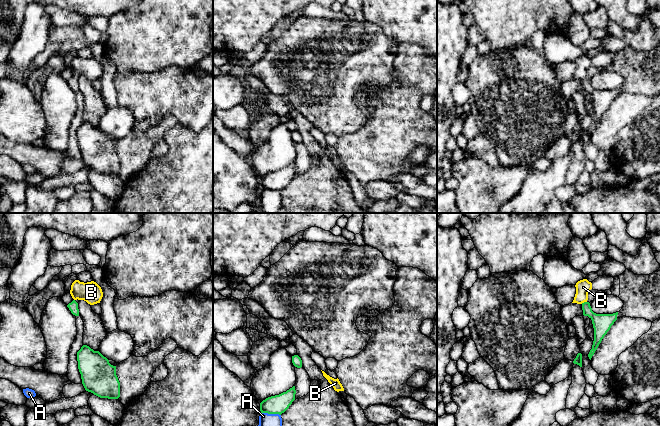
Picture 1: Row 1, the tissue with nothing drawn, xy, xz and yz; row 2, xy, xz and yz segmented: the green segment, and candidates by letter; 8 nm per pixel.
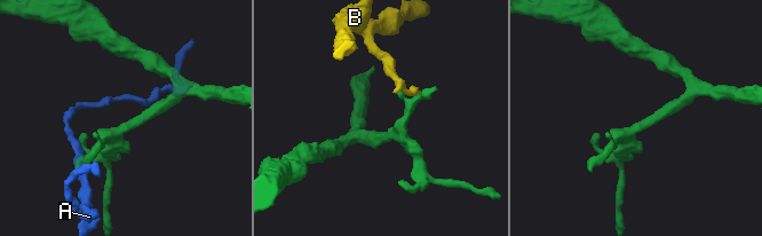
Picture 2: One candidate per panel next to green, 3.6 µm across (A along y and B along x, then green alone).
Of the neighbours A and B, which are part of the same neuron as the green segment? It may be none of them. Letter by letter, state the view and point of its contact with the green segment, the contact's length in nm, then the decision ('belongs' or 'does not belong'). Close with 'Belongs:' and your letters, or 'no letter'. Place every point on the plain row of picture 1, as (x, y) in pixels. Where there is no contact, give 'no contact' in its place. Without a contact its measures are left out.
A: xz (271, 189) | 160 nm | does not belong
B: yz (584, 78) | 50 nm | does not belong
Belongs: no letter

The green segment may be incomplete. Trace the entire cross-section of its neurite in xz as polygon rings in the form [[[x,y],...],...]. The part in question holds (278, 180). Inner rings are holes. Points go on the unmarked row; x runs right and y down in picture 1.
[[[295,162],[279,171],[266,174],[260,179],[261,189],[279,190],[284,189],[295,176]]]

